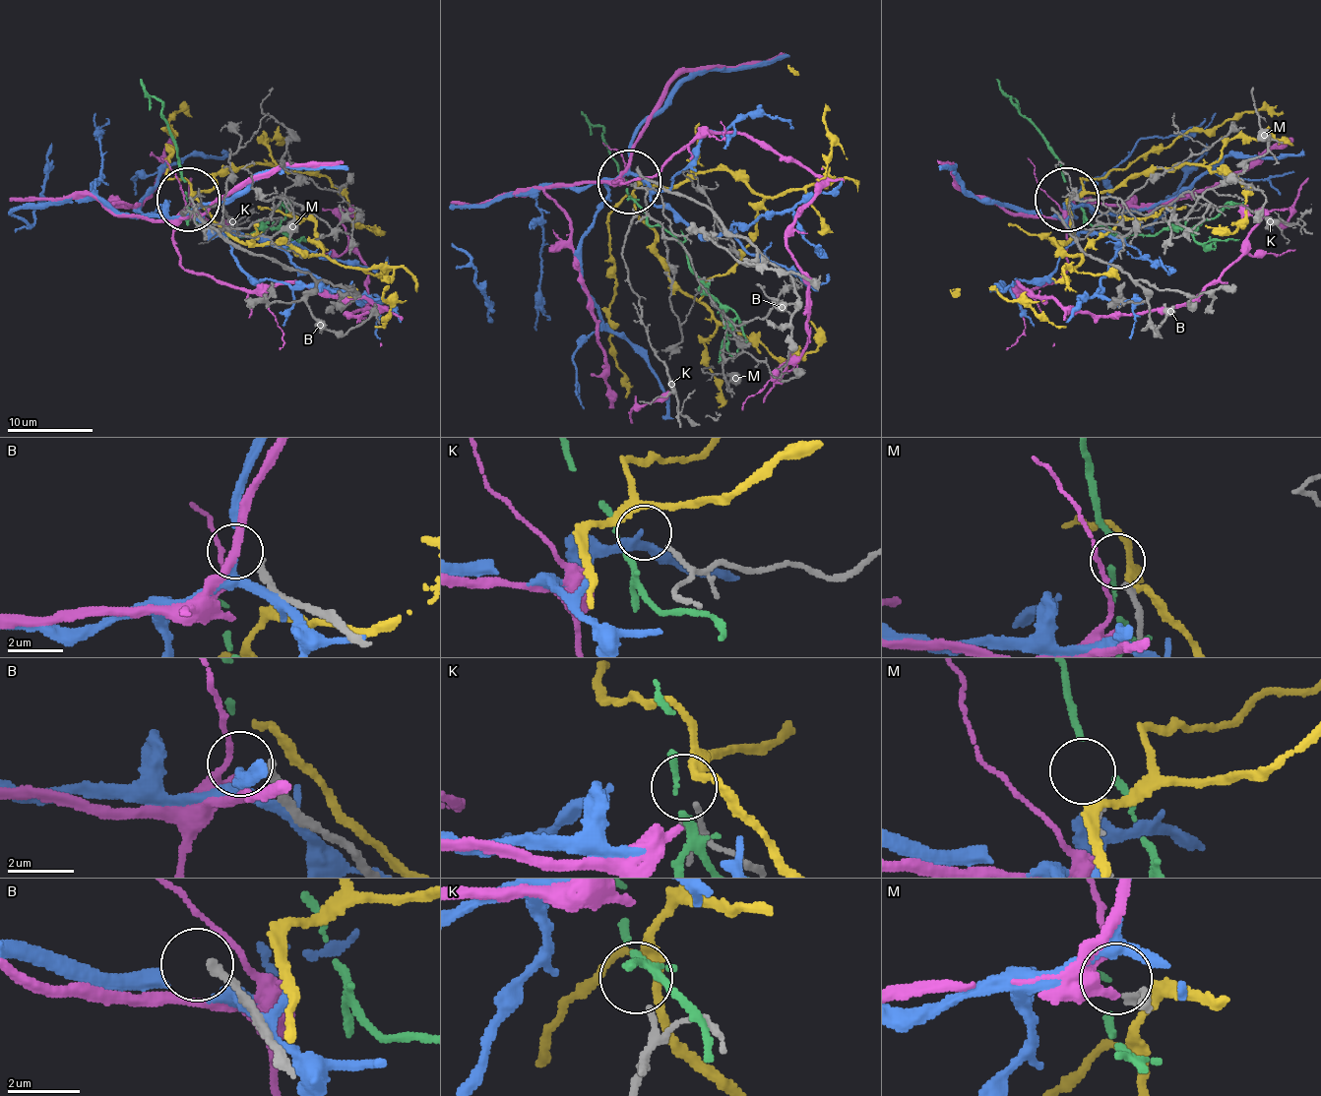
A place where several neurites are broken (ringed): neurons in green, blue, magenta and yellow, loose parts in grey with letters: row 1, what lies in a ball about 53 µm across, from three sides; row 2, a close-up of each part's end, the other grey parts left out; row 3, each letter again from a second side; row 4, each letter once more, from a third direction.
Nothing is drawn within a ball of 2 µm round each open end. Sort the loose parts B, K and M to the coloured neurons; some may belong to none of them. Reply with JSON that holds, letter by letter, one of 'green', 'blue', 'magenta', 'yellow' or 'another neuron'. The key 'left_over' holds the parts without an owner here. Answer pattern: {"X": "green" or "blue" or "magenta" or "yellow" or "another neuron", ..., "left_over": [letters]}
{"B": "another neuron", "K": "green", "M": "another neuron", "left_over": ["B", "M"]}

